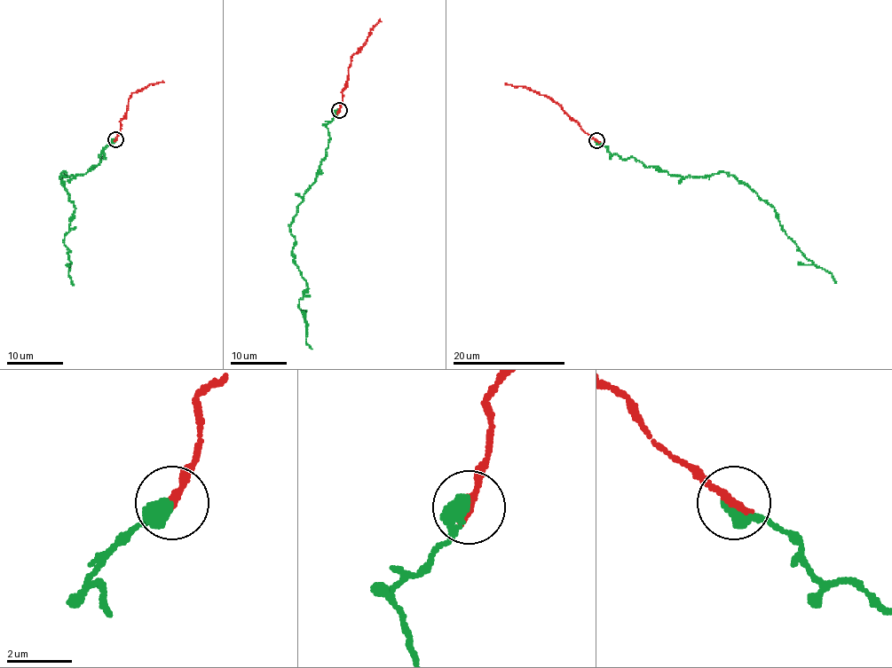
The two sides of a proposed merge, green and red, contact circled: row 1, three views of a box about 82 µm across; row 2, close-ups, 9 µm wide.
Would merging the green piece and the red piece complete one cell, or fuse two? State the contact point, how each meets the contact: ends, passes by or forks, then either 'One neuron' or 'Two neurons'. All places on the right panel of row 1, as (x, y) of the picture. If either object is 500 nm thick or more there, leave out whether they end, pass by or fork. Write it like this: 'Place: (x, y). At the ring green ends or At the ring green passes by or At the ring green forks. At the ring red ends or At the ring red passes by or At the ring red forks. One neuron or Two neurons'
Place: (596, 140). At the ring green ends. At the ring red ends. One neuron

